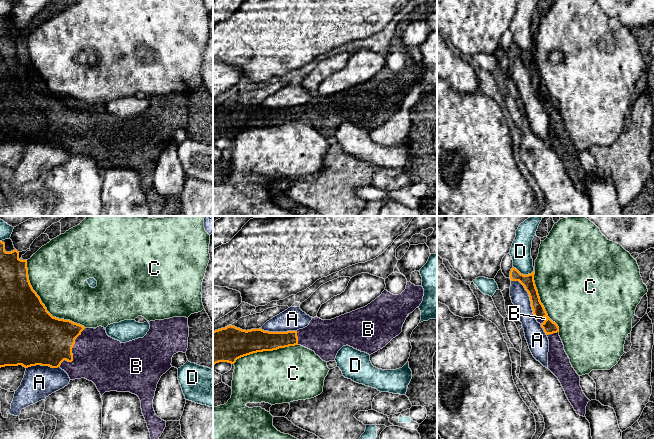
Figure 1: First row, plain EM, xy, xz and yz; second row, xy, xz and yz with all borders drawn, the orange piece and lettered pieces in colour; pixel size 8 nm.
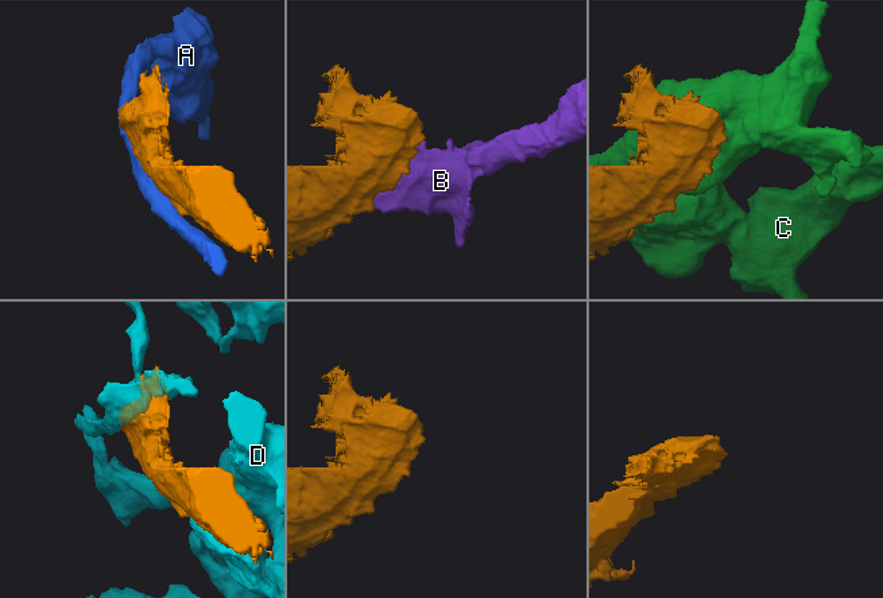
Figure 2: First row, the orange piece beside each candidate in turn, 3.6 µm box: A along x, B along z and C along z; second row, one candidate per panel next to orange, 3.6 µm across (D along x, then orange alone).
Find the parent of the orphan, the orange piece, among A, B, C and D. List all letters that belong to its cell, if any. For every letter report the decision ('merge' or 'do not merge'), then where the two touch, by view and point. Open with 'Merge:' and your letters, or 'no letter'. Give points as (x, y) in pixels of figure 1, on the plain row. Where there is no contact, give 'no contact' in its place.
Merge: B
A: do not merge; contact yz (529, 72)
B: merge; contact xy (71, 127)
C: do not merge; contact xy (43, 80)
D: do not merge; contact yz (522, 50)

